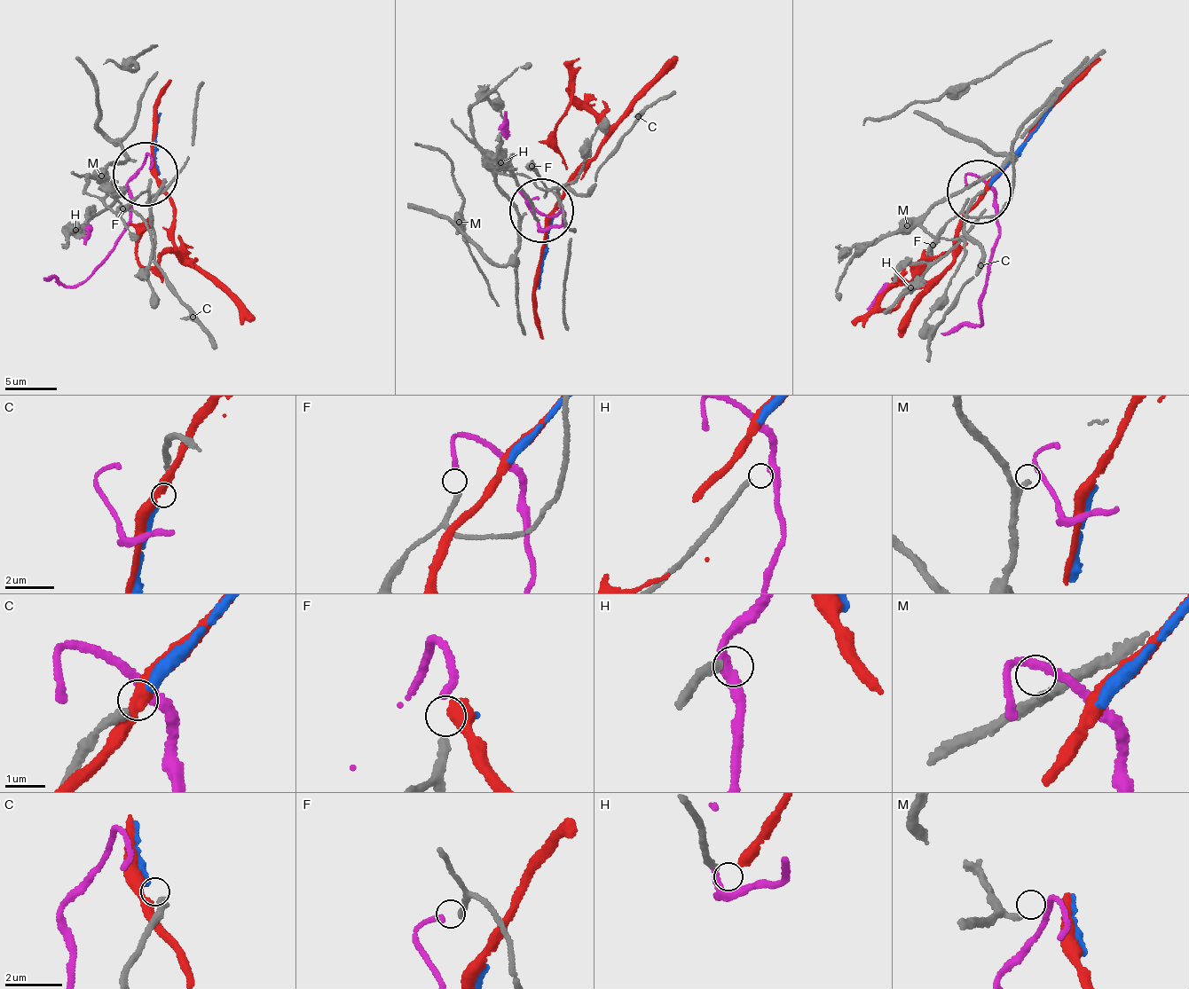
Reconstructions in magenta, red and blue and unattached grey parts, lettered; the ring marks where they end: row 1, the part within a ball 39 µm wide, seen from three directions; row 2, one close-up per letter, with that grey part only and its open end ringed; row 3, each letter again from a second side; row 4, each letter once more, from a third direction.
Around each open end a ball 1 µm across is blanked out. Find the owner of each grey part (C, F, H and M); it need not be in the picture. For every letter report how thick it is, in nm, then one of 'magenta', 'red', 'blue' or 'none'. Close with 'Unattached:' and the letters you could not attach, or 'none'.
C: 220 nm | blue
F: 200 nm | magenta
H: 200 nm | none
M: 190 nm | none
Unattached: H, M

